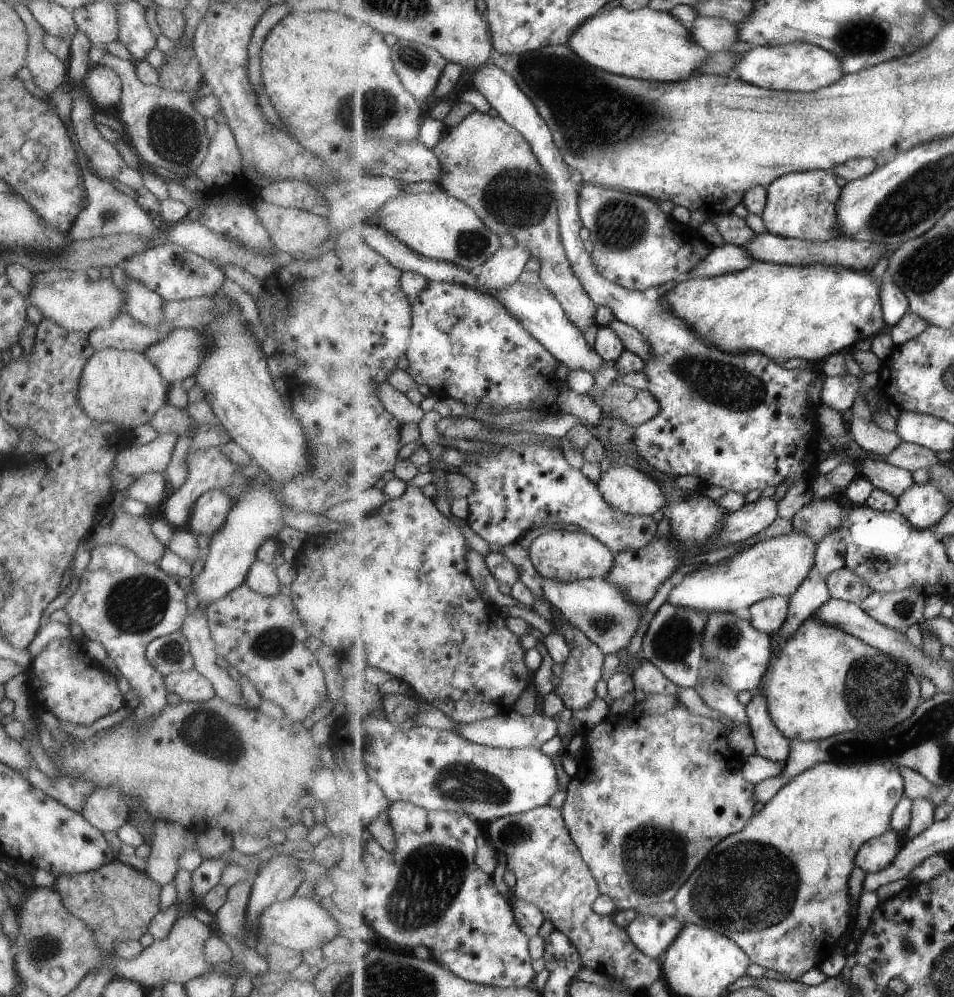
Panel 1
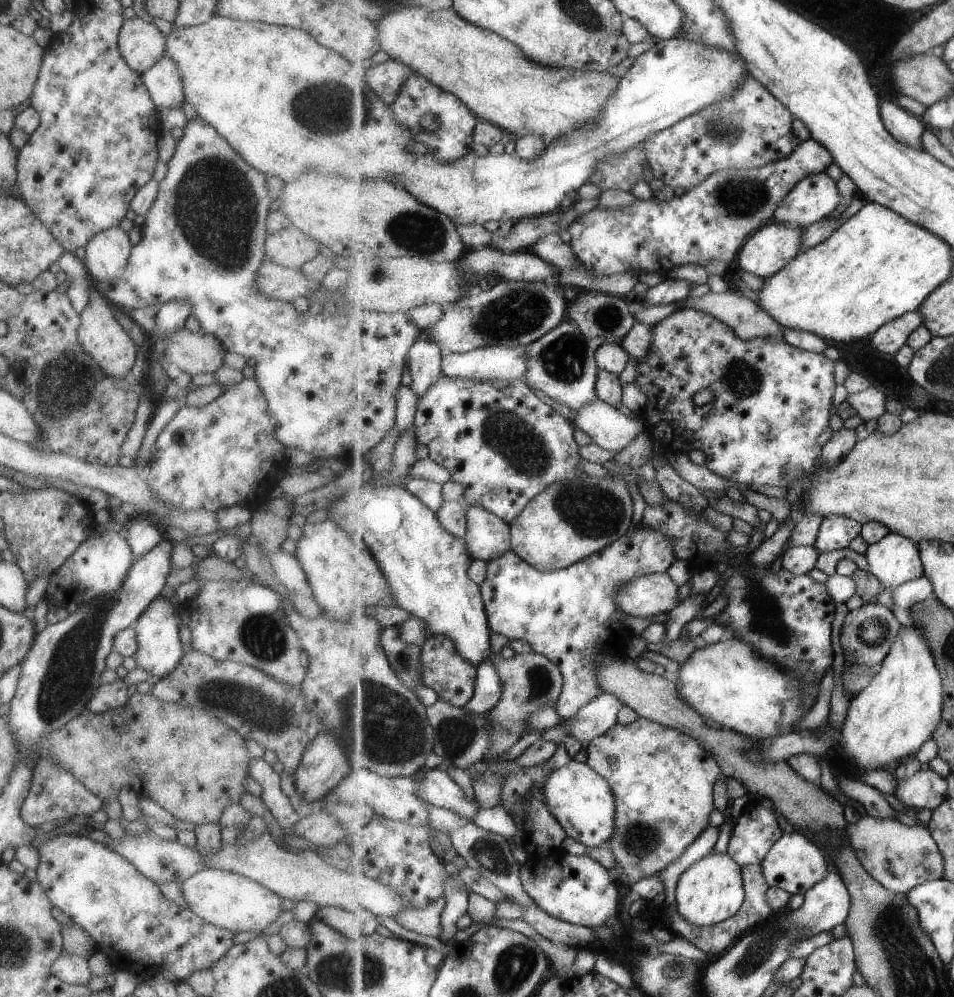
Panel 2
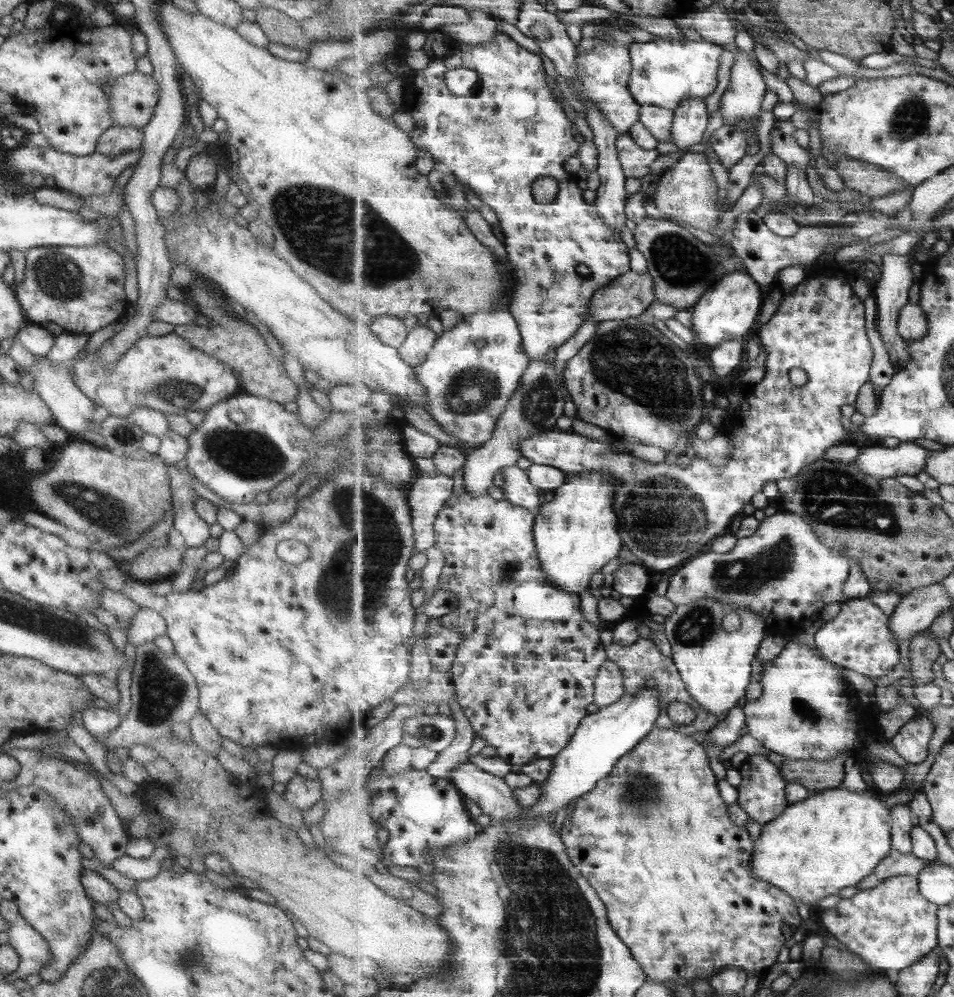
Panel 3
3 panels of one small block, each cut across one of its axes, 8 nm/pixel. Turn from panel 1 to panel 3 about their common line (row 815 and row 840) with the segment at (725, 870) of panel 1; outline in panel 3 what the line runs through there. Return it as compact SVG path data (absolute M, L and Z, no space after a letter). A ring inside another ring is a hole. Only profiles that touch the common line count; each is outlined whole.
M842 786L826 789L814 797L791 804L782 816L763 826L762 833L756 840L752 860L754 873L811 908L820 906L820 901L830 894L838 895L842 888L858 888L895 849L892 834L893 809L888 808L884 798L878 795L879 792L869 790L860 794Z

